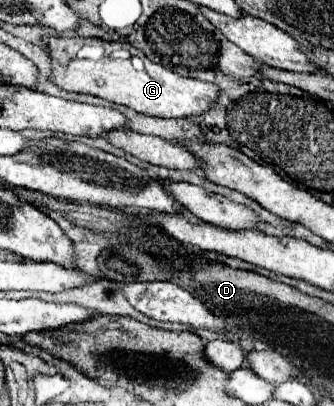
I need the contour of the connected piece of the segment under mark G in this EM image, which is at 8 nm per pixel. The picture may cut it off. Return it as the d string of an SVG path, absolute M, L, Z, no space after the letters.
M46 37L46 45L52 57L52 77L58 87L76 93L92 93L144 115L172 119L202 115L214 107L214 97L218 97L218 87L214 83L182 77L152 63L140 49L122 41L108 43L96 37Z

